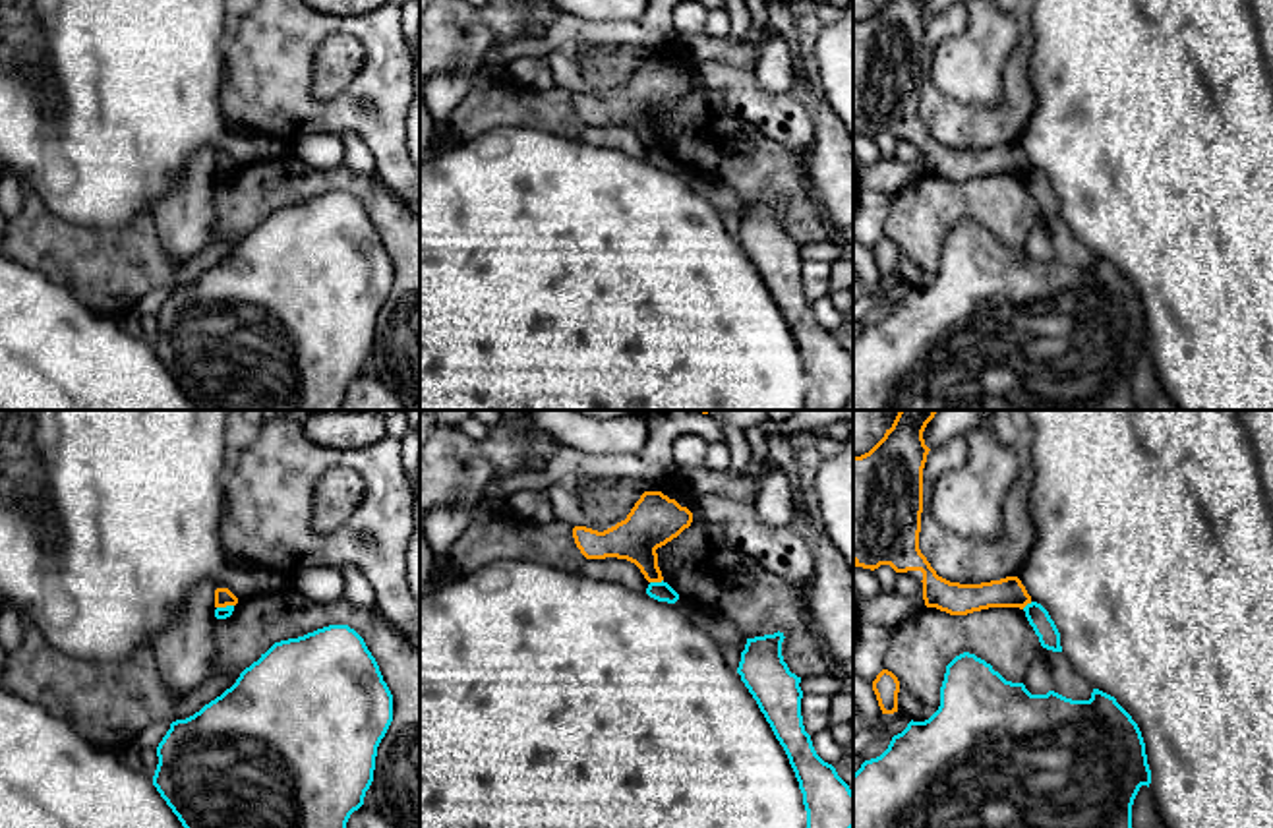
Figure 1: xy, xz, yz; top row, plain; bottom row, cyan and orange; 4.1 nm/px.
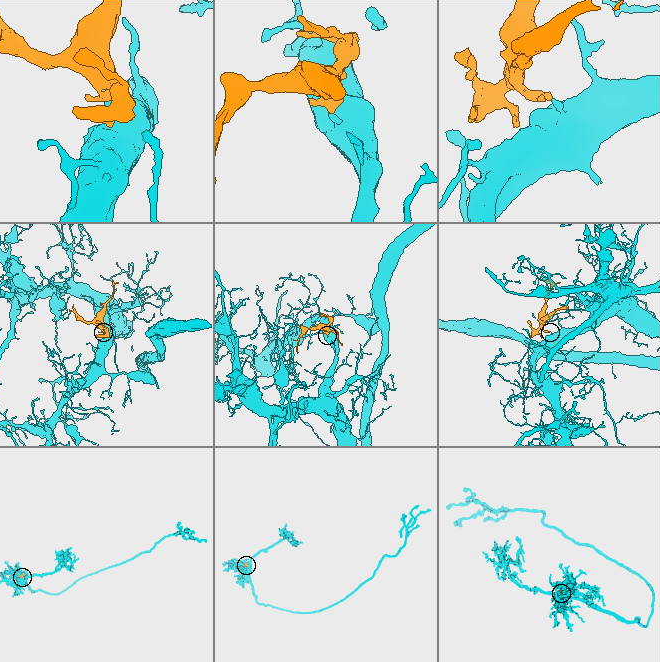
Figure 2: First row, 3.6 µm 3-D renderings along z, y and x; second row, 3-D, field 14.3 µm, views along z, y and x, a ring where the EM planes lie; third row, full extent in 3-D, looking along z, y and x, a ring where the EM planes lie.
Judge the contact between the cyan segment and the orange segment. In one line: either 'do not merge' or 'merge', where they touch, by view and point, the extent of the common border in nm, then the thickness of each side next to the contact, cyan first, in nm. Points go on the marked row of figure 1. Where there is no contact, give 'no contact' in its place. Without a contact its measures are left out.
do not merge; contact xz (656, 583); length 60 nm; calibres 80 and 200 nm

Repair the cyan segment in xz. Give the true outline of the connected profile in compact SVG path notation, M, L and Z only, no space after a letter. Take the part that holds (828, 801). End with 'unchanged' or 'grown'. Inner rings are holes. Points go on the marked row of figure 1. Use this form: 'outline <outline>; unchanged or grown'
outline M780 631L774 635L747 638L737 673L756 700L760 712L764 714L776 739L780 741L789 758L789 764L799 782L799 789L803 793L807 828L853 828L853 791L838 776L836 768L816 754L811 735L805 731L801 716L801 677L791 673L787 664L784 662L784 638L785 636Z; unchanged

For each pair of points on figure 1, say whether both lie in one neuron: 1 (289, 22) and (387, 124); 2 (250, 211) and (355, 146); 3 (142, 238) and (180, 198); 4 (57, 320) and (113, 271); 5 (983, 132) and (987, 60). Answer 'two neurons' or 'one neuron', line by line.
1: one neuron
2: two neurons
3: two neurons
4: two neurons
5: two neurons

